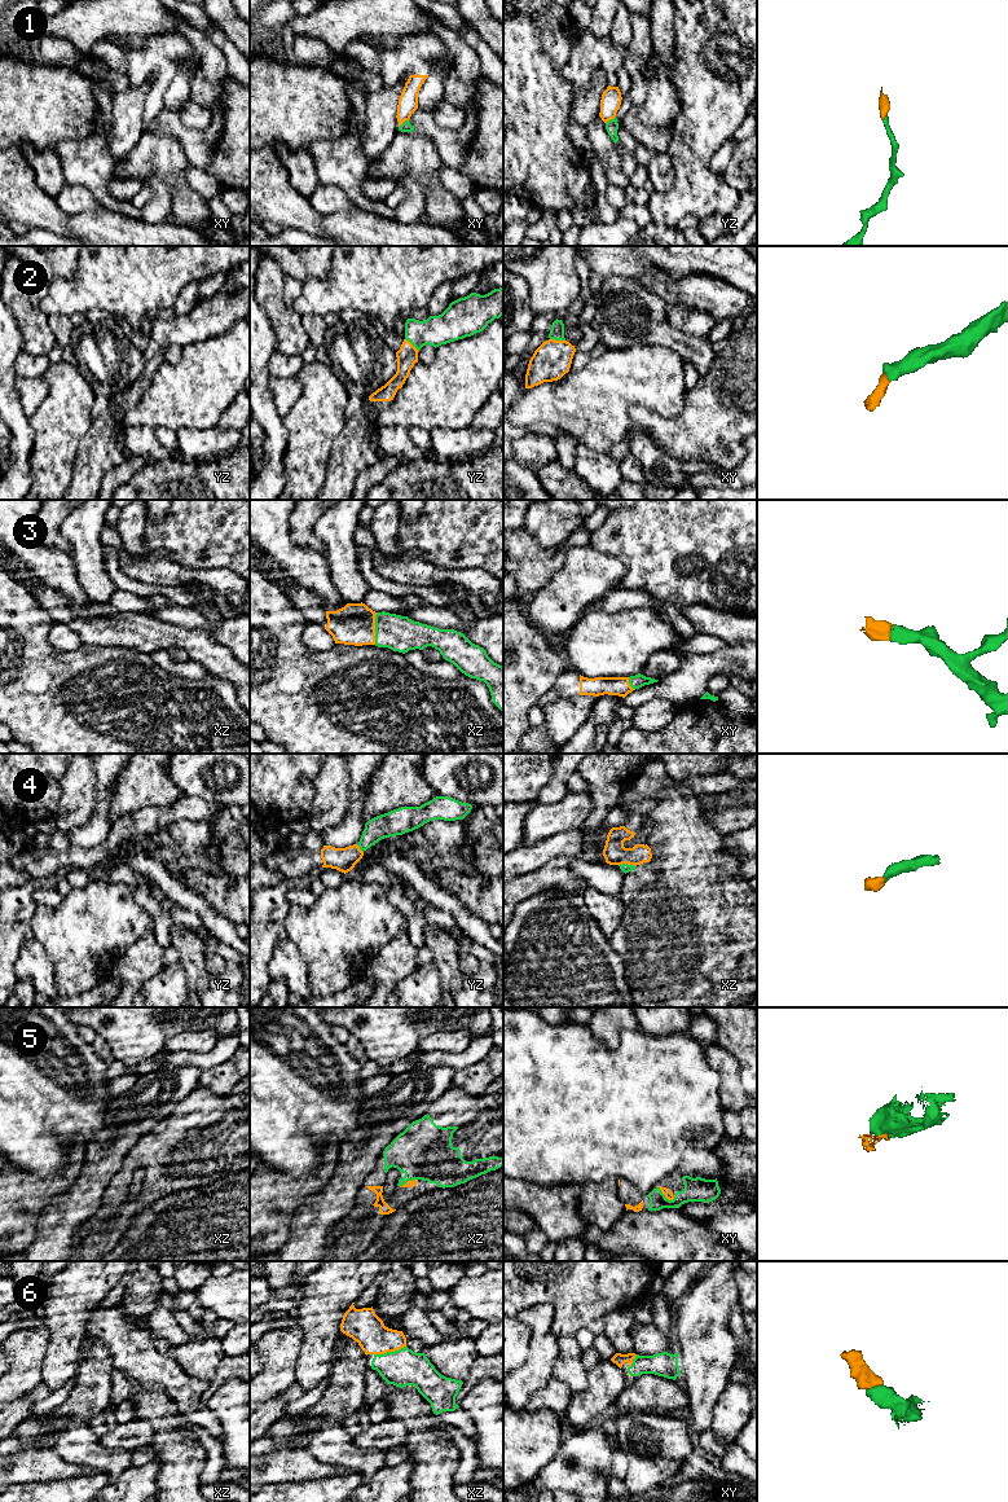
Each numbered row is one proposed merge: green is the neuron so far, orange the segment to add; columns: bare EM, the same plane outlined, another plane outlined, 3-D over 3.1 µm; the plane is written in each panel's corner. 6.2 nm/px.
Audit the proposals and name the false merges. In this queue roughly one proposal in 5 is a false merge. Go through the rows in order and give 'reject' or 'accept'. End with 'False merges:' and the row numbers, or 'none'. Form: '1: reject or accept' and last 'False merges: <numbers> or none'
1: accept
2: accept
3: accept
4: accept
5: accept
6: accept
False merges: none

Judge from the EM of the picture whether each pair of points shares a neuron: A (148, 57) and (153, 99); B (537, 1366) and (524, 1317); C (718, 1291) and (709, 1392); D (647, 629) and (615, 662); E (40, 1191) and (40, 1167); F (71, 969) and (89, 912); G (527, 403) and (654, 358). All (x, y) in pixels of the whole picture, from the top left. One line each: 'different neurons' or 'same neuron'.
A: same neuron
B: same neuron
C: same neuron
D: same neuron
E: different neurons
F: same neuron
G: same neuron

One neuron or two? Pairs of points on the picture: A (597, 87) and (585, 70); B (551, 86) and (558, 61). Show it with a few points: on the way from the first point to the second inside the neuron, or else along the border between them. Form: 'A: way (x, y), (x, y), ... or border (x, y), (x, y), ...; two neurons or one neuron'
A: border (604, 73), (595, 71), (590, 84), (579, 89); two neurons
B: border (541, 40), (542, 48), (559, 71); two neurons

